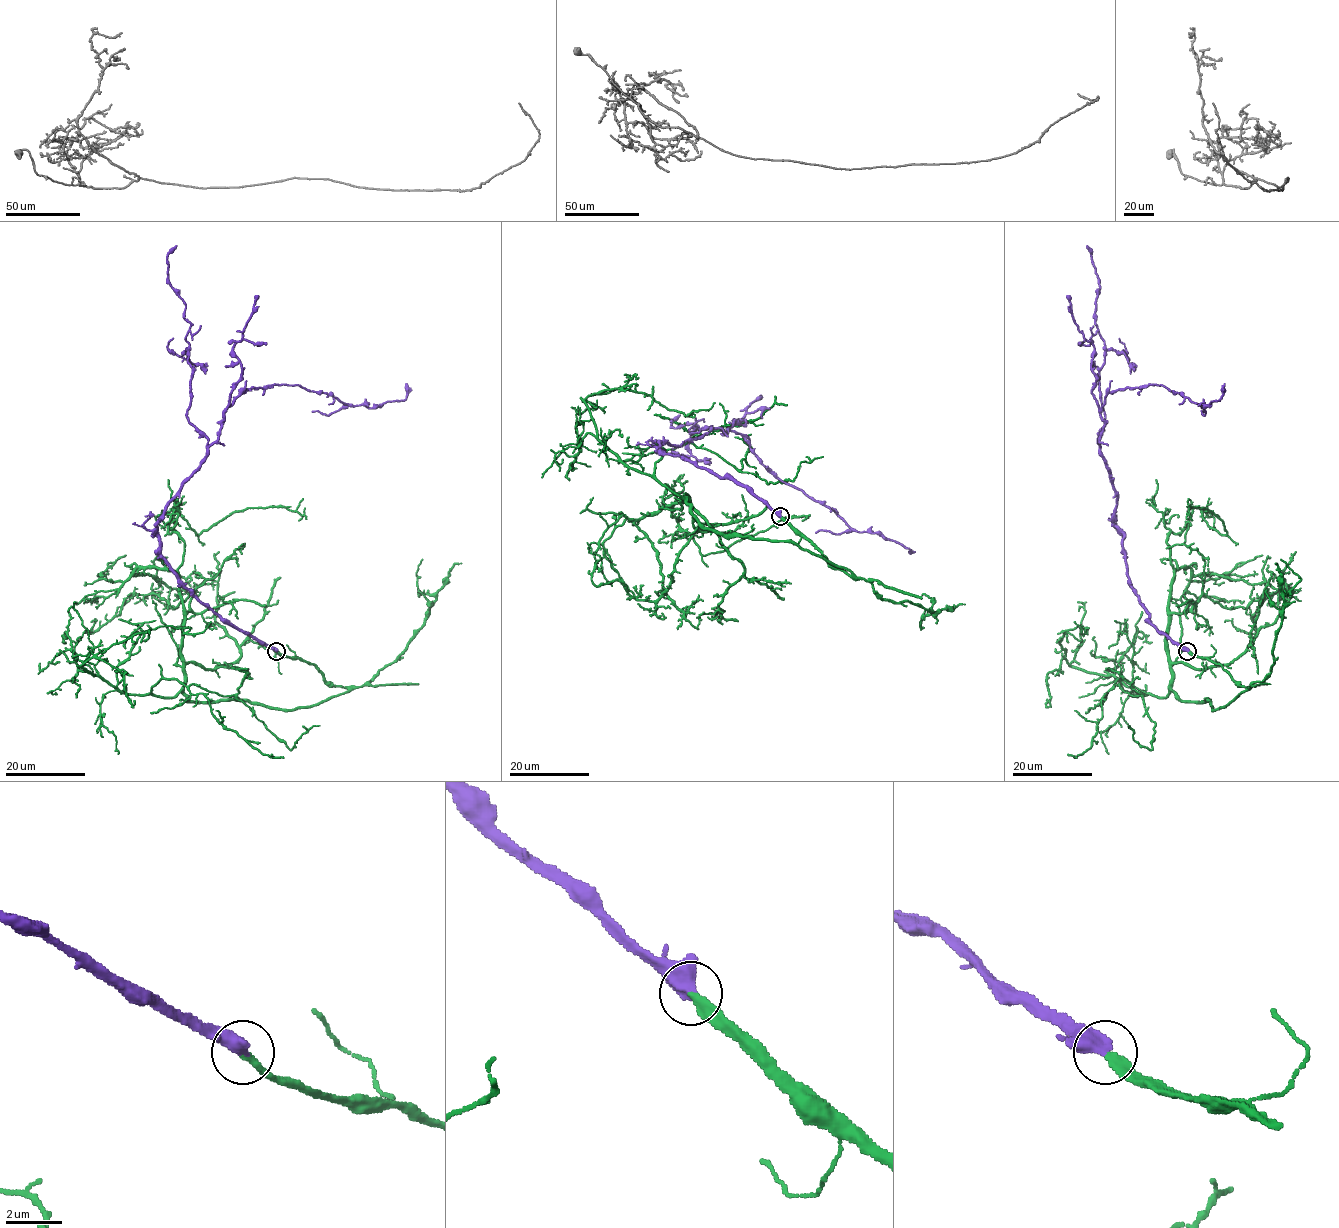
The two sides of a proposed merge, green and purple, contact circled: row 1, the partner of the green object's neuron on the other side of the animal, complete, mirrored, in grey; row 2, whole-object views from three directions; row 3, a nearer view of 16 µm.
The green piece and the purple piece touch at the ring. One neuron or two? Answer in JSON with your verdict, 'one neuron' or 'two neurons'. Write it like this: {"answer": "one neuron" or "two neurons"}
{"answer": "one neuron"}

